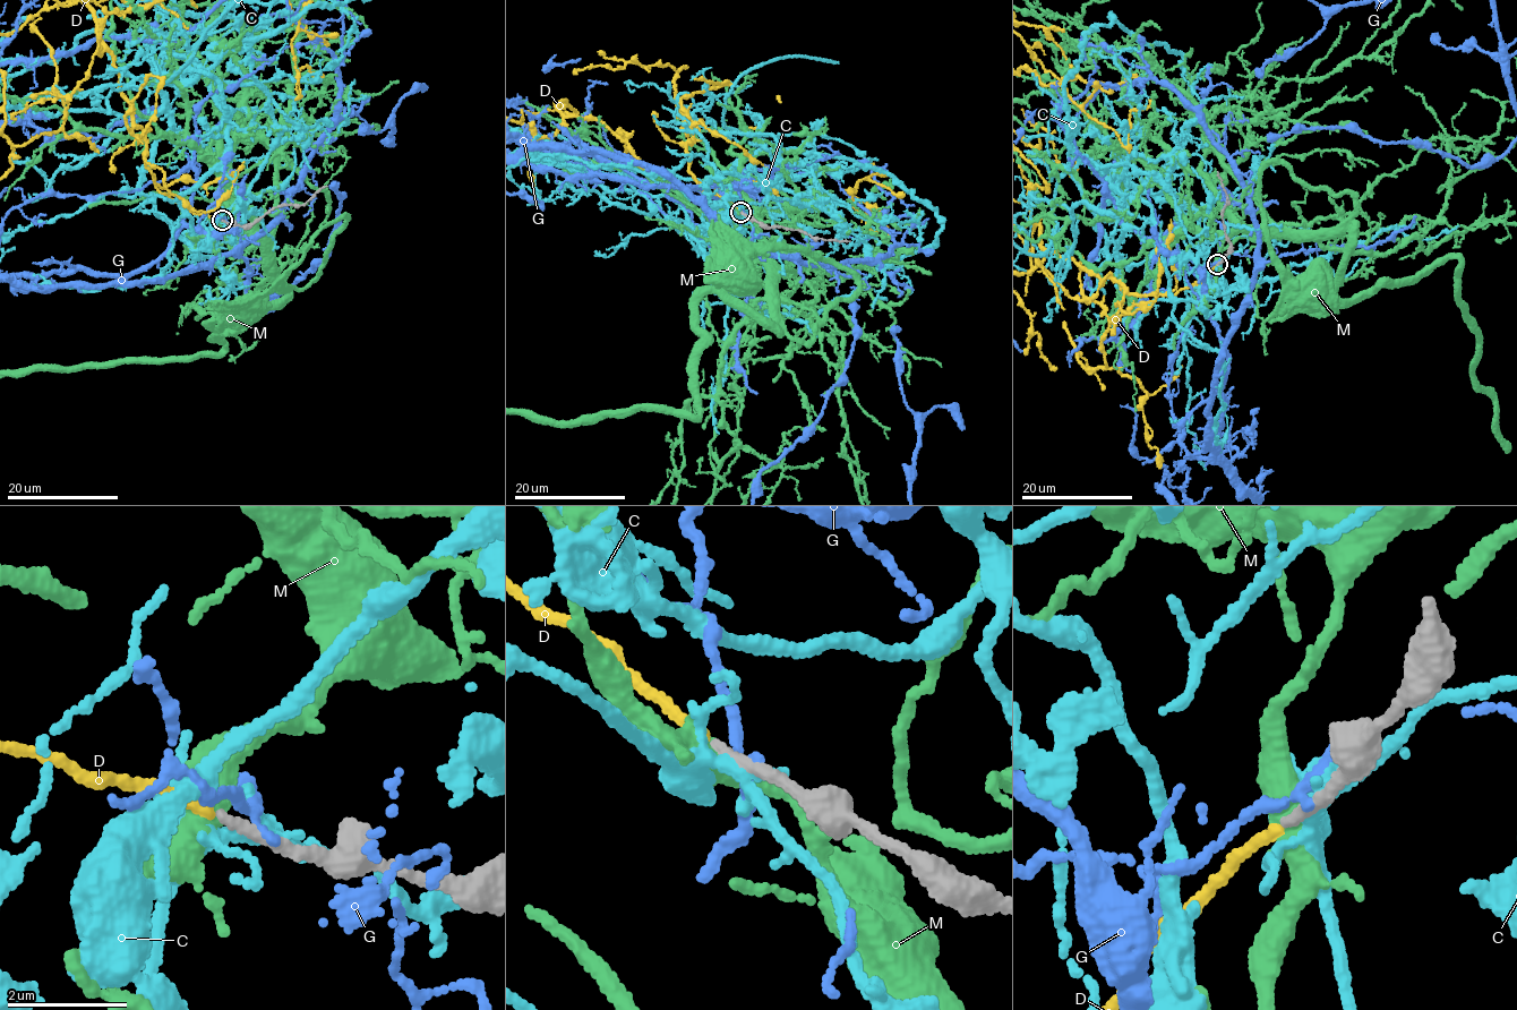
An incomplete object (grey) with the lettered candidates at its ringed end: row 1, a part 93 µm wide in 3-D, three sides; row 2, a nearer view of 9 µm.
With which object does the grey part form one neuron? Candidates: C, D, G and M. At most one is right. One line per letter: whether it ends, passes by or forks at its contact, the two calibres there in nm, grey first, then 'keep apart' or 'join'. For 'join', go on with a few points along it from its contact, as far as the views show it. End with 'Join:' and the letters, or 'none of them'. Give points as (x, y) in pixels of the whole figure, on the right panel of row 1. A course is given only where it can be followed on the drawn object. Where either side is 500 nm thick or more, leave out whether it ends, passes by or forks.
C: it forks | 240/200 nm | keep apart
D: it ends | 180/170 nm | join
G: it passes by | 240/150 nm | keep apart
M: it forks | 190/380 nm | keep apart
Join: D

